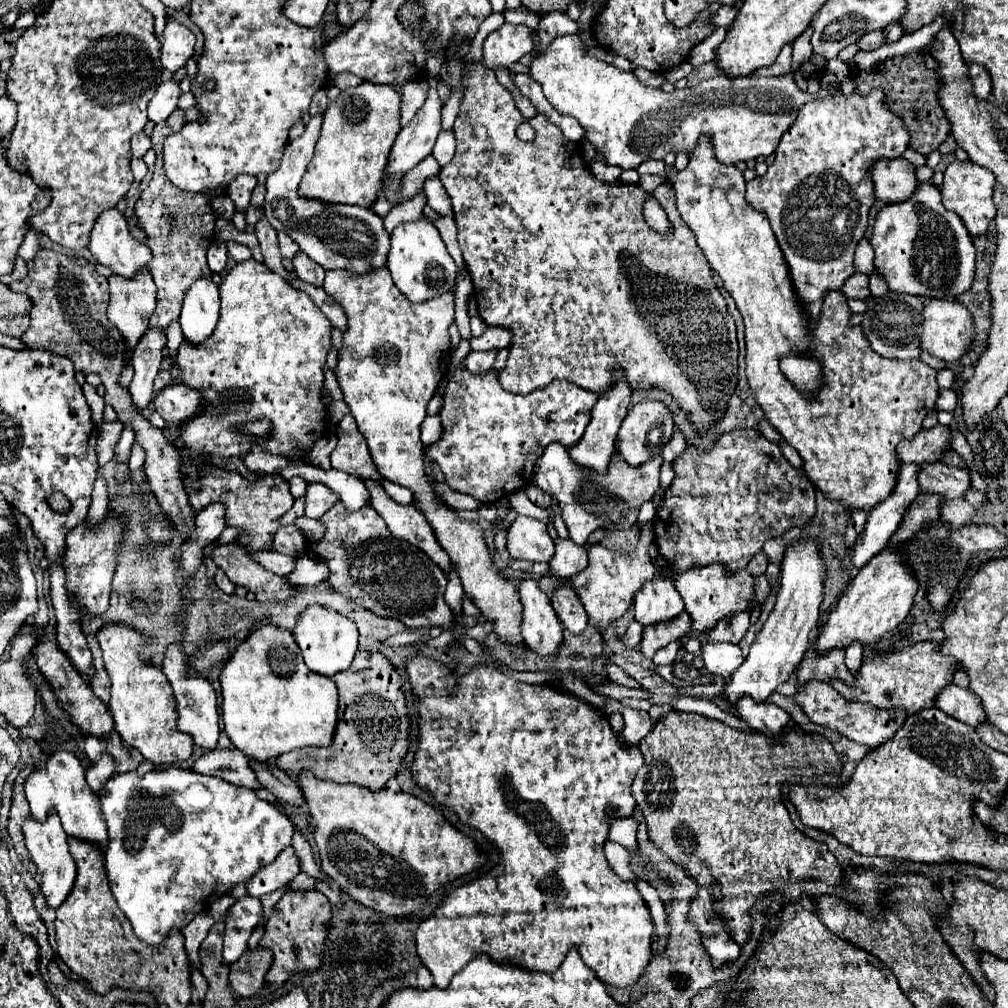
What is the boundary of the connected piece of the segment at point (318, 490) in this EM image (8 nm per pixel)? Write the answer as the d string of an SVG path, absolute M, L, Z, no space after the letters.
M321 482L308 483L305 494L305 516L307 518L321 518L321 512L329 510L339 496Z

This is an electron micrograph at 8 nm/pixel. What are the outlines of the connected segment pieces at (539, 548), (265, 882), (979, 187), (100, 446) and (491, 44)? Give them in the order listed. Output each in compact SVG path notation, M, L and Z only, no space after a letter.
M519 516L509 528L507 550L515 560L549 562L555 554L555 544L547 534L545 522L529 516Z
M289 846L283 850L277 860L271 866L261 868L249 882L247 882L247 892L253 898L261 898L263 894L275 892L289 884L297 874L301 872L299 868L299 858L295 856L295 850Z
M955 160L953 164L947 166L945 170L945 182L941 186L941 196L943 196L943 206L951 212L955 212L961 222L965 224L965 228L969 230L969 234L973 238L981 236L987 232L991 220L995 218L997 206L993 202L993 186L995 186L995 178L993 174L977 164L971 162L959 162Z
M121 422L101 424L97 436L97 462L99 466L105 466L113 458L113 446L117 442L117 436L121 432Z
M503 24L483 42L483 66L507 68L533 50L533 30L523 24Z

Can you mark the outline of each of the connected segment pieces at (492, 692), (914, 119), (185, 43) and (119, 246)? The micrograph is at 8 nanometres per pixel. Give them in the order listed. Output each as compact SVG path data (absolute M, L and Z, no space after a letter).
M409 658L407 662L407 674L409 680L413 684L413 692L417 696L417 710L421 714L421 724L419 724L419 748L415 752L415 762L411 768L411 774L415 778L415 782L423 788L427 788L433 798L441 804L445 804L449 810L453 810L459 820L479 832L485 834L485 838L489 838L493 844L497 844L499 848L499 864L487 872L485 876L479 876L475 880L471 880L467 886L459 886L453 888L441 908L437 908L437 912L433 916L429 916L427 920L423 920L417 928L417 954L421 958L421 962L427 966L427 970L433 974L433 984L439 988L447 988L451 978L465 966L465 962L469 962L471 958L479 956L479 954L487 954L491 956L493 962L505 962L505 964L513 964L513 966L523 966L525 970L531 972L555 972L565 954L571 948L577 948L583 962L595 972L595 976L609 986L615 988L627 988L633 986L639 980L639 974L643 974L643 970L647 968L647 962L651 960L653 954L653 922L649 916L649 908L645 904L645 900L641 898L637 886L633 882L625 882L621 880L609 866L609 862L605 860L603 854L603 842L607 838L609 832L609 824L611 824L611 816L607 814L607 806L615 806L617 818L625 818L631 816L635 810L635 798L631 796L631 782L637 774L637 770L643 764L643 754L639 748L627 748L623 750L617 744L617 734L611 730L605 712L597 710L595 706L571 696L565 690L555 690L549 686L541 686L541 684L525 684L519 682L511 676L503 676L499 670L483 666L477 668L473 672L469 672L463 678L453 676L453 672L449 668L445 668L443 664L429 660L429 658Z
M921 52L889 58L883 64L873 66L869 70L869 74L857 72L855 82L857 82L857 90L861 94L869 94L873 88L879 88L885 92L891 110L905 120L905 124L911 132L909 148L913 148L921 154L929 154L929 152L937 150L939 144L947 138L951 126L949 126L949 120L945 118L945 112L937 100L937 88L939 88L937 70L925 68L925 60L923 60Z
M167 22L163 30L163 46L161 46L161 64L165 70L175 74L179 68L187 64L187 60L195 52L195 34L179 24L179 22Z
M117 208L107 210L107 212L103 212L103 214L97 218L97 222L95 222L93 230L91 230L89 250L91 250L91 254L95 256L95 260L97 260L99 264L111 268L113 274L123 276L123 278L133 278L133 276L135 276L143 266L147 266L147 262L151 260L151 250L149 250L147 246L139 244L139 242L131 236L131 232L129 232L129 228L127 228L127 222L125 222L123 214L121 214Z

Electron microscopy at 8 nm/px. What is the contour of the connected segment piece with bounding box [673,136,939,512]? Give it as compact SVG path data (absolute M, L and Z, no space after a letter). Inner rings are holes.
M709 136L699 138L687 168L675 174L673 188L677 192L677 208L685 224L695 234L709 266L721 276L727 292L735 300L737 310L745 320L747 380L765 412L765 418L781 432L785 442L801 454L807 478L825 494L825 498L839 502L849 512L879 506L885 498L891 496L897 484L901 466L897 458L897 444L911 440L923 428L927 414L935 408L935 400L939 396L939 386L935 380L937 372L921 360L887 360L875 354L863 336L861 326L849 326L851 312L843 292L829 292L823 302L819 326L815 330L807 328L807 316L803 316L803 308L795 298L787 262L781 254L775 234L771 232L767 216L747 206L743 172L735 166L721 164L715 158ZM789 352L809 352L819 358L825 376L823 390L819 390L815 400L805 400L781 374L779 358Z

